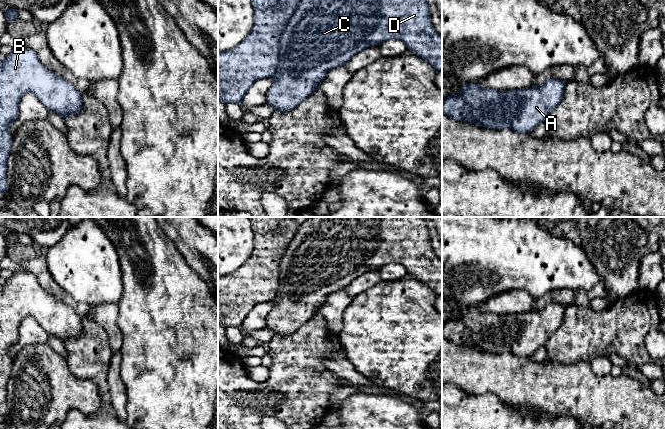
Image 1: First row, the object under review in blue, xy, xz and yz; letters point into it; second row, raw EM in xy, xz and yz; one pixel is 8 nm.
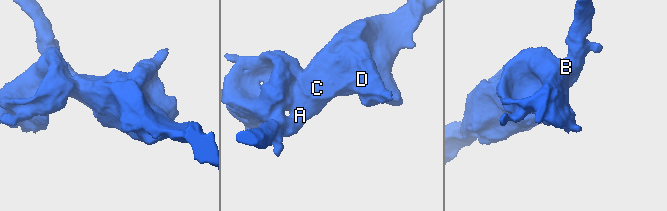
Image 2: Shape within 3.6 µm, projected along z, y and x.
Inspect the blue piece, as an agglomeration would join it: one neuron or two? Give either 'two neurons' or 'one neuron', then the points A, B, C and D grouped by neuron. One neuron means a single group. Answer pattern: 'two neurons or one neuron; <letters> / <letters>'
one neuron; A B C D

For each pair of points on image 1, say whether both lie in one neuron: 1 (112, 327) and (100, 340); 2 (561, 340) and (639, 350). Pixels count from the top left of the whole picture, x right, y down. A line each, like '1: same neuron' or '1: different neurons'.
1: different neurons
2: same neuron

